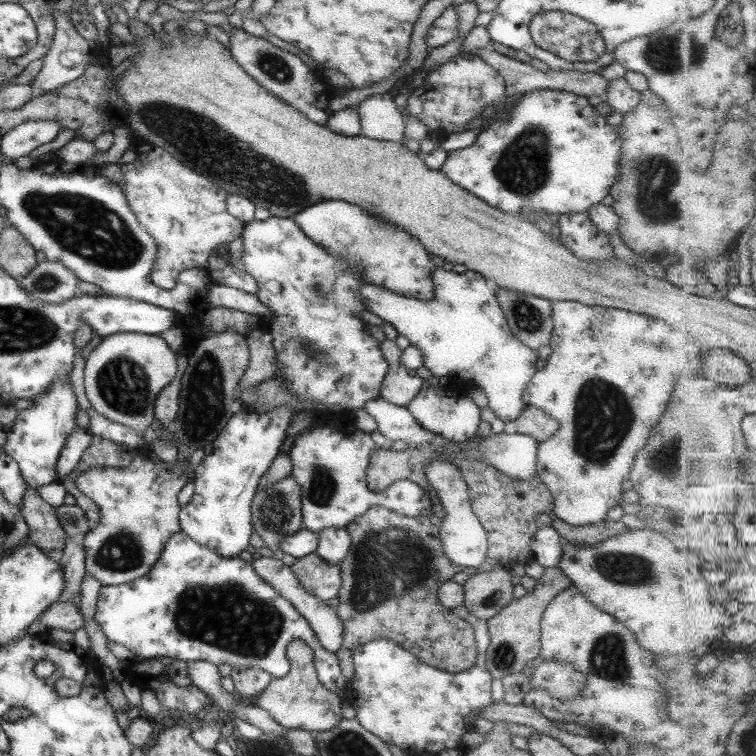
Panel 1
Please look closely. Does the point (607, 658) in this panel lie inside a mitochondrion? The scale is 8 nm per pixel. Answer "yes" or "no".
yes

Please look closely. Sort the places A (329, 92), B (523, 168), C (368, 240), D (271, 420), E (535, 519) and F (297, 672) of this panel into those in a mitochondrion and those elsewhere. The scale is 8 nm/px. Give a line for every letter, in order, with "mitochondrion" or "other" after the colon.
A: other
B: mitochondrion
C: other
D: other
E: other
F: other

